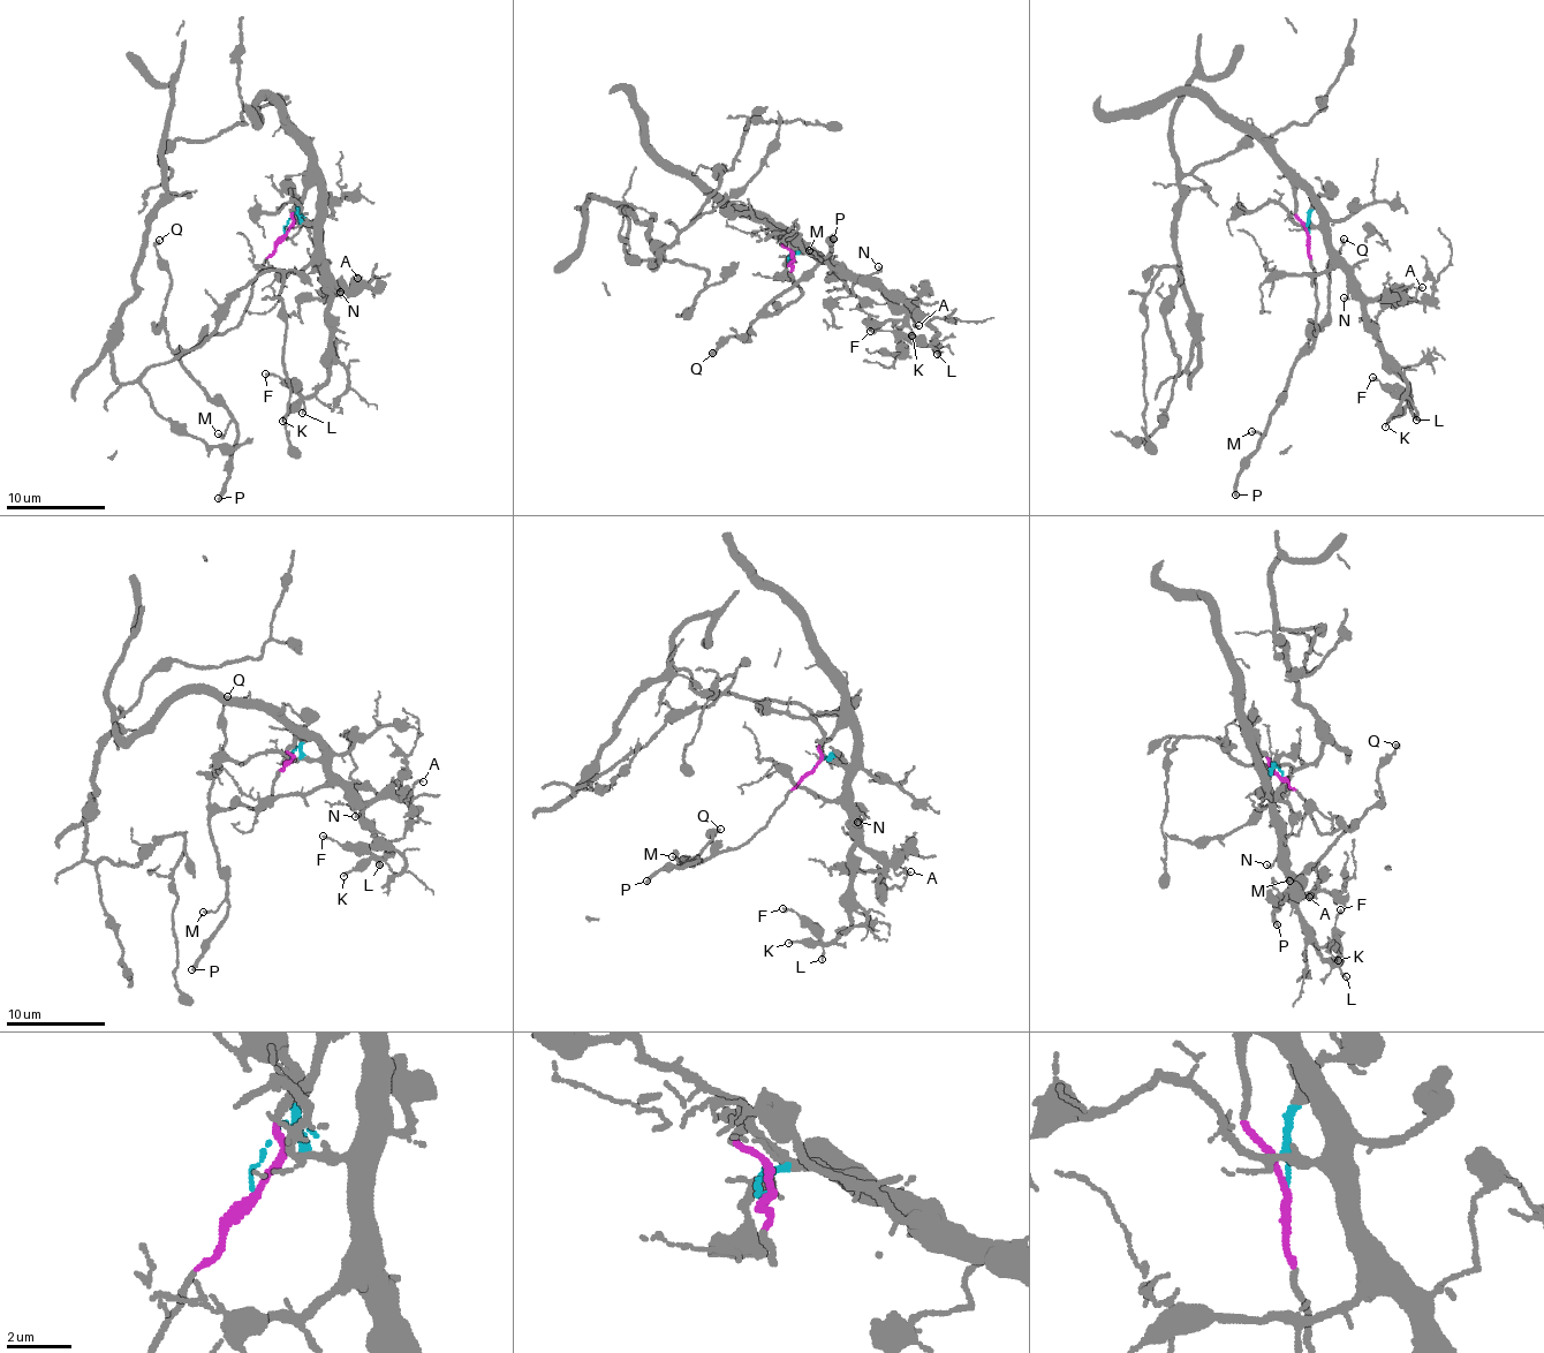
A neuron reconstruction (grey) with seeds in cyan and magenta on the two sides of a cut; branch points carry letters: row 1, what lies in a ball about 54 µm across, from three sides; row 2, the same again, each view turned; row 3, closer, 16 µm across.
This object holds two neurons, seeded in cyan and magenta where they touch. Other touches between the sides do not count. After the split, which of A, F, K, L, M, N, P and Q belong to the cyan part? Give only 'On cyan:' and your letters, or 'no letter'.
On cyan: A, F, K, L, N

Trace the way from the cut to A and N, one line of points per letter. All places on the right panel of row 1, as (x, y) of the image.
A: (1308, 234), (1308, 218), (1311, 225), (1326, 233), (1330, 261), (1370, 299), (1412, 299), (1422, 287)
N: (1308, 234), (1308, 218), (1311, 225), (1326, 233), (1330, 261), (1342, 270), (1348, 293), (1344, 299)

